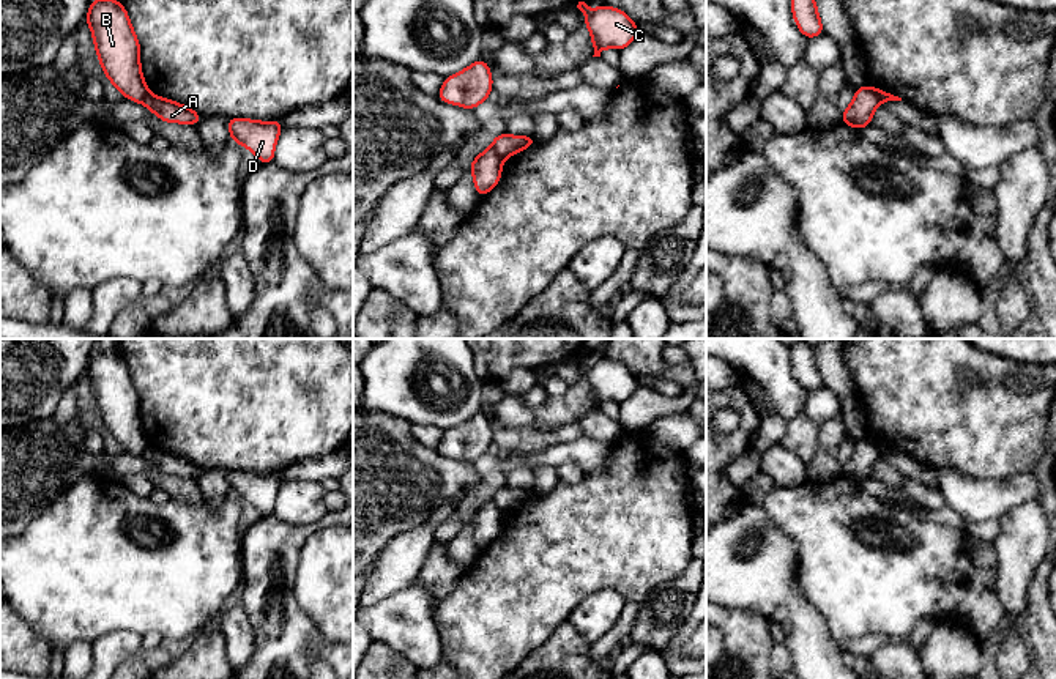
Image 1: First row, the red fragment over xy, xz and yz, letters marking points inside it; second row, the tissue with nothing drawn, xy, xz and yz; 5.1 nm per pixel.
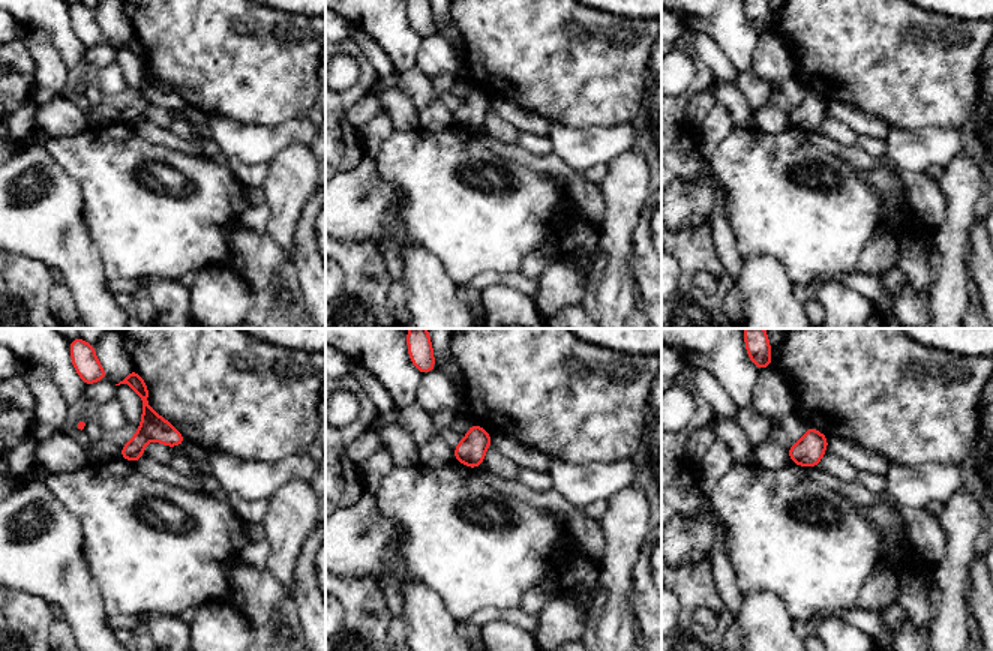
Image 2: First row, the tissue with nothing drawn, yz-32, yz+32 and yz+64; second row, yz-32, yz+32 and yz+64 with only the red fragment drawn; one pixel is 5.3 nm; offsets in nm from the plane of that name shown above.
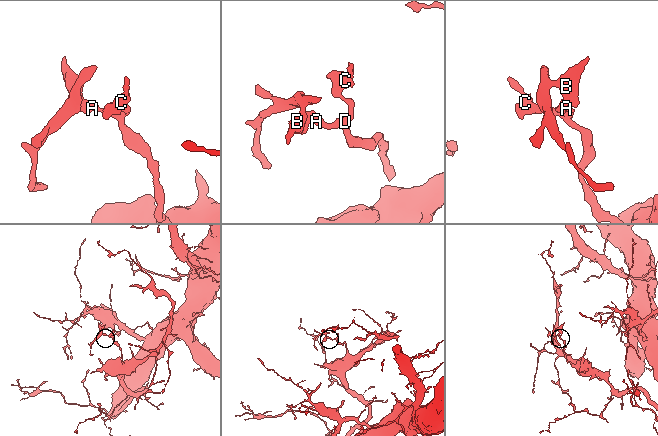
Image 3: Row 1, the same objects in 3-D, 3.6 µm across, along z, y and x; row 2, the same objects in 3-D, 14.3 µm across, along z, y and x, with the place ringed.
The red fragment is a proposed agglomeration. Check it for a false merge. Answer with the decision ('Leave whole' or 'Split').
Split

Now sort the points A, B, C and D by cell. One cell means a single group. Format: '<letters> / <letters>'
A C D / B

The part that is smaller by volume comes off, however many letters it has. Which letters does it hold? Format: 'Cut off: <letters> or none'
Cut off: B

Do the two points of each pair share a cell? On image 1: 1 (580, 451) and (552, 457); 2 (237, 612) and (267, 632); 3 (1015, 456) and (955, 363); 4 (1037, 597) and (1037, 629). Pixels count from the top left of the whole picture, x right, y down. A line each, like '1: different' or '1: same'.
1: same
2: different
3: same
4: same

